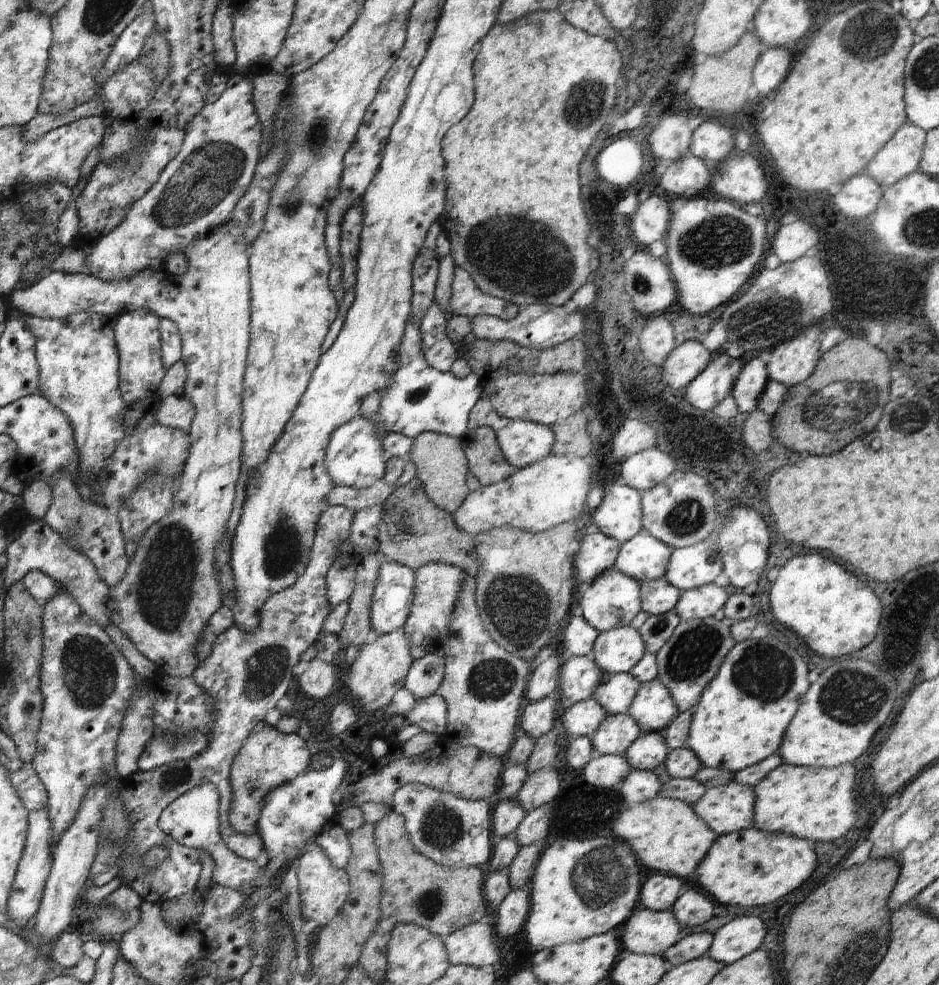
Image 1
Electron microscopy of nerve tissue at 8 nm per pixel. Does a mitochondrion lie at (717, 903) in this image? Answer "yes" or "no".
no

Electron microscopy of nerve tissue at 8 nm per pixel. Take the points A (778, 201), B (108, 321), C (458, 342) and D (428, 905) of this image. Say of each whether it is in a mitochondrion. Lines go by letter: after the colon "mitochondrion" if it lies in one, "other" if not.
A: other
B: other
C: other
D: mitochondrion

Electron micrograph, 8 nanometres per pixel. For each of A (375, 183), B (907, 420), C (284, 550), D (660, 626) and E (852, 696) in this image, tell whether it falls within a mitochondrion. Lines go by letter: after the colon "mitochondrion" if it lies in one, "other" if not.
A: other
B: mitochondrion
C: mitochondrion
D: mitochondrion
E: mitochondrion

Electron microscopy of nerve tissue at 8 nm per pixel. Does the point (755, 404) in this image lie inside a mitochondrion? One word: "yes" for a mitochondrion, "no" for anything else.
no

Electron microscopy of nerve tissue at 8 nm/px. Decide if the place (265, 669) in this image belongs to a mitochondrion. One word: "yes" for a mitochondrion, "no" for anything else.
yes

